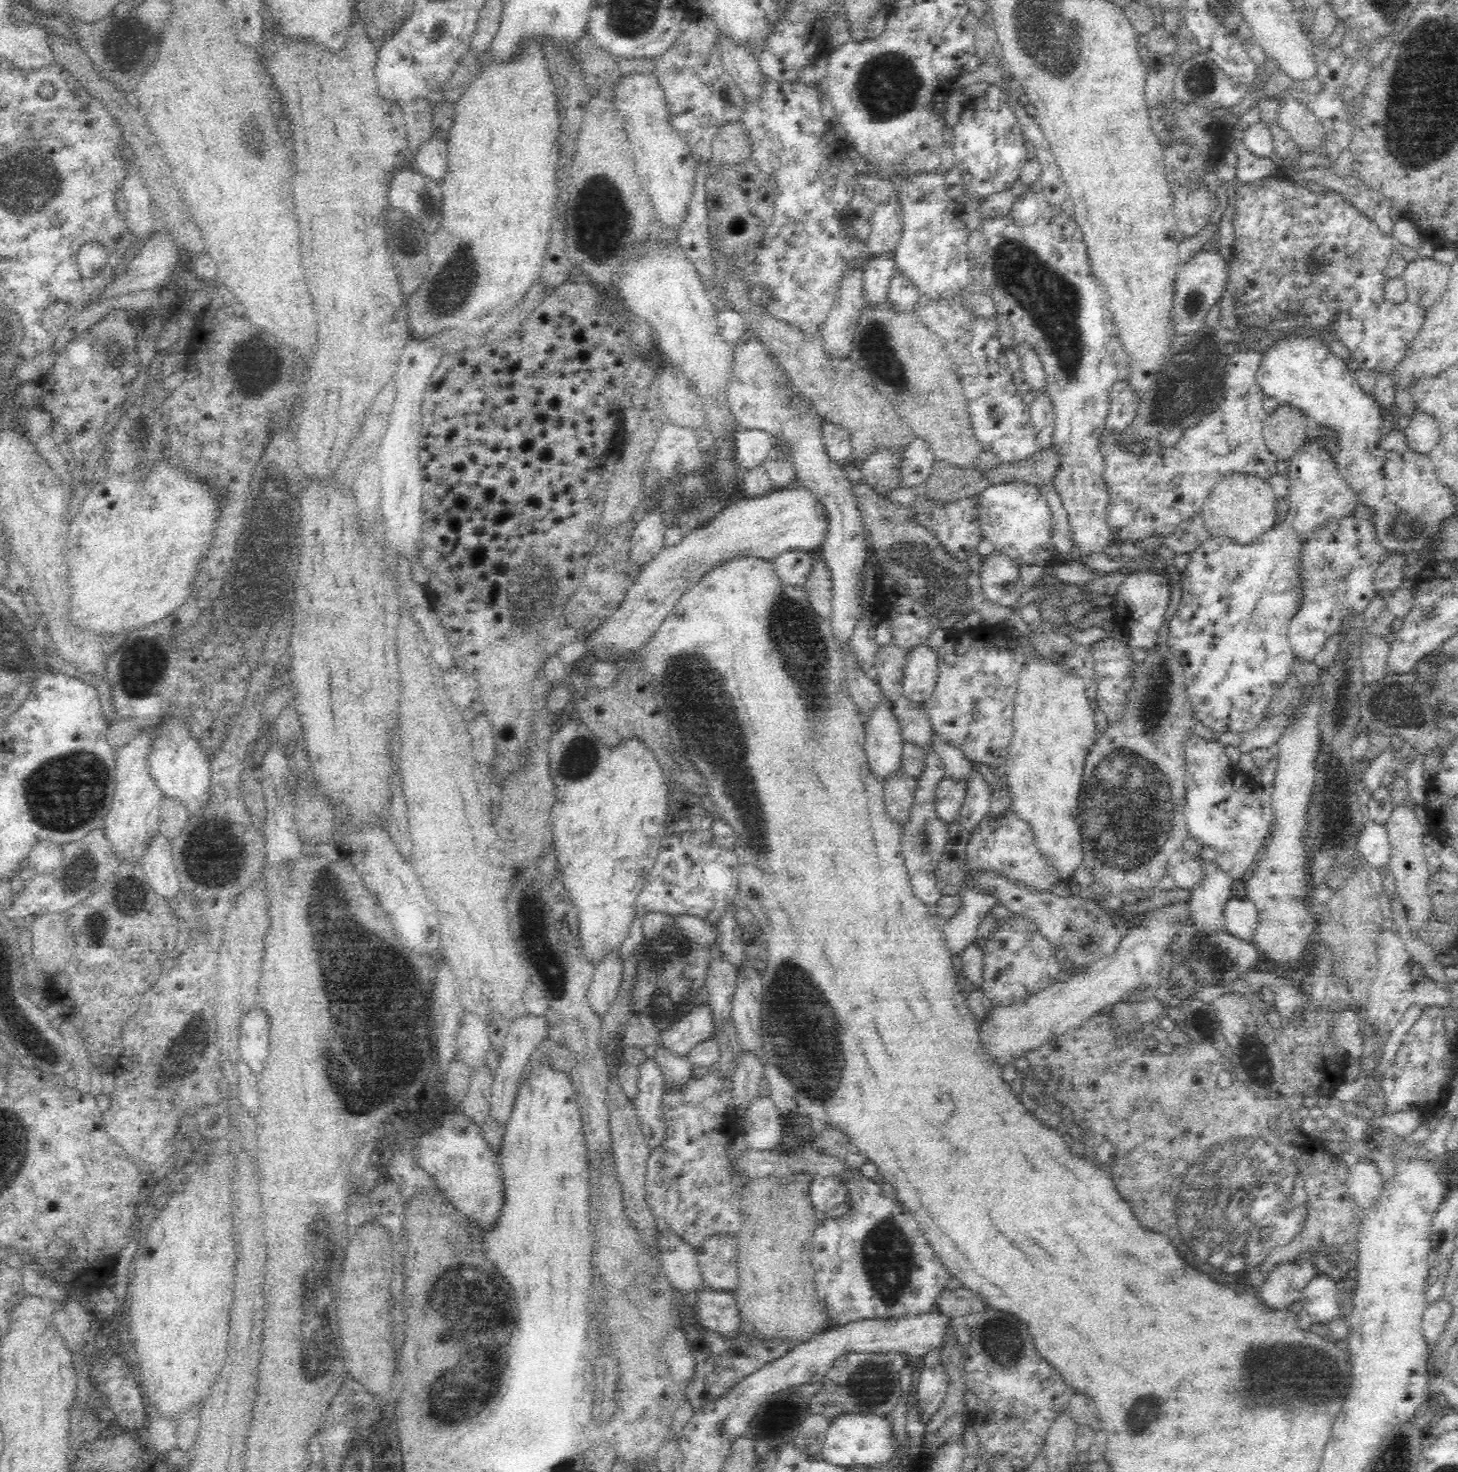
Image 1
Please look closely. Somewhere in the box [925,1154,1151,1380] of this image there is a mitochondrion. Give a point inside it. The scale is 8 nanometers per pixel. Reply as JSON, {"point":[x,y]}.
{"point":[1005,1344]}

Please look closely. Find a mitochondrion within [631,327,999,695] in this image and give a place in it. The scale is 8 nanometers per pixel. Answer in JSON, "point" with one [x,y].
{"point":[922,570]}

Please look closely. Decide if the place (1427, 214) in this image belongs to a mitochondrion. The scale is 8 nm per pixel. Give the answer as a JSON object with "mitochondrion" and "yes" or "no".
{"mitochondrion":"no"}

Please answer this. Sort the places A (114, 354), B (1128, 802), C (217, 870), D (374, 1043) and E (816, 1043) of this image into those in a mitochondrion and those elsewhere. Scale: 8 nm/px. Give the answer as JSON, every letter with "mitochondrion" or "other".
{"A":"mitochondrion","B":"mitochondrion","C":"mitochondrion","D":"mitochondrion","E":"mitochondrion"}

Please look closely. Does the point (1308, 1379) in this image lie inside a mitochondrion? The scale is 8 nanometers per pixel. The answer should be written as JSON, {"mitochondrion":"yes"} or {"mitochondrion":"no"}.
{"mitochondrion":"yes"}

